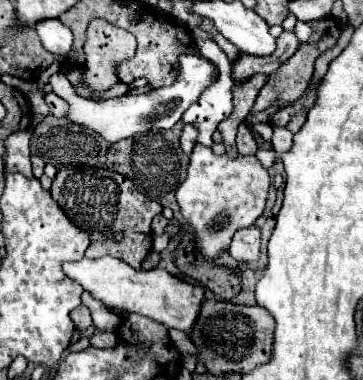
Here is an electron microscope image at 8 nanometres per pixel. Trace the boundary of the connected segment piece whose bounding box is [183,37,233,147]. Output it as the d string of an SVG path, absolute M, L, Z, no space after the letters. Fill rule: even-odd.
M195 37L199 51L213 61L219 67L219 77L217 83L211 83L183 115L183 121L193 125L199 133L199 143L205 147L211 147L214 142L211 141L211 135L217 131L217 125L227 119L233 111L233 79L231 79L231 61L227 55L221 51L221 47L215 41L205 41Z

